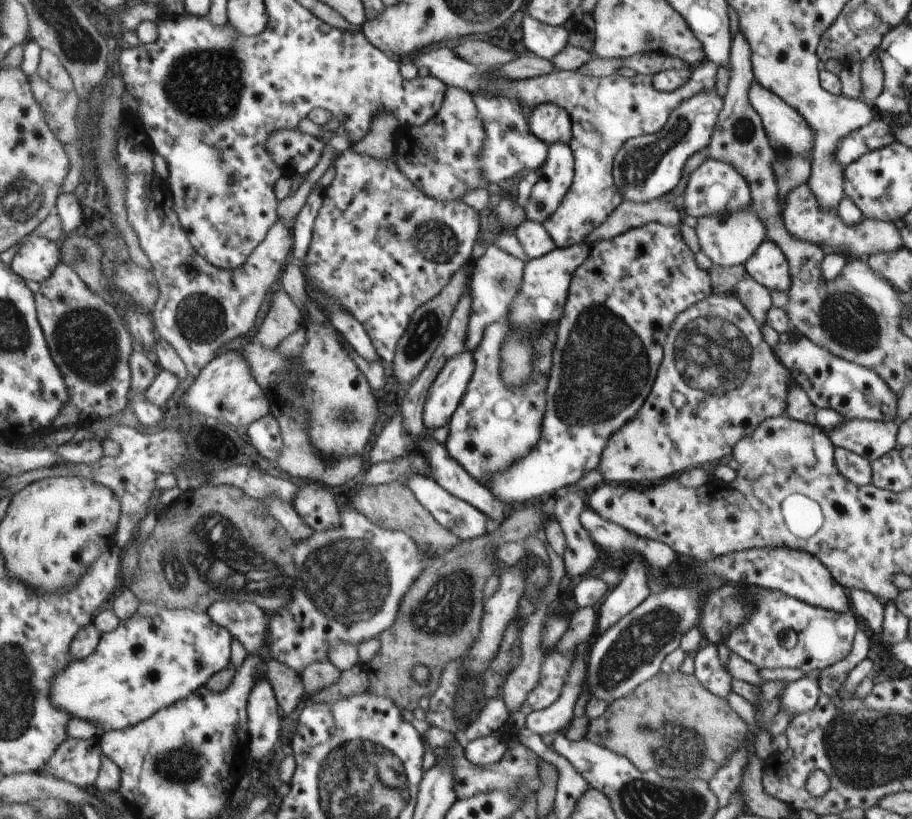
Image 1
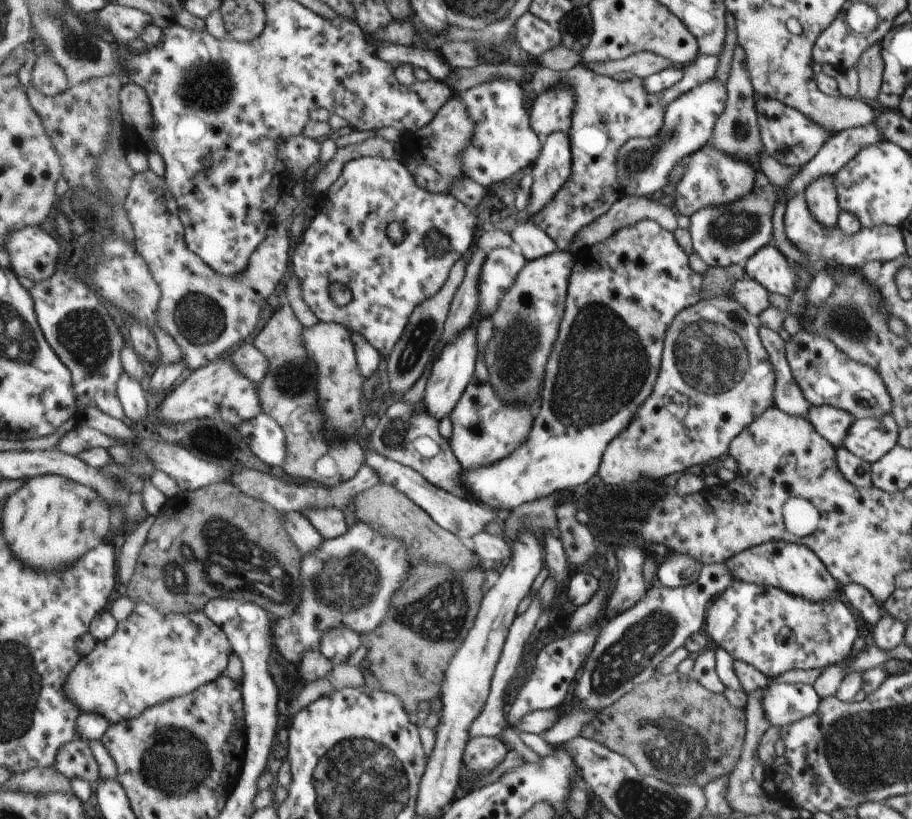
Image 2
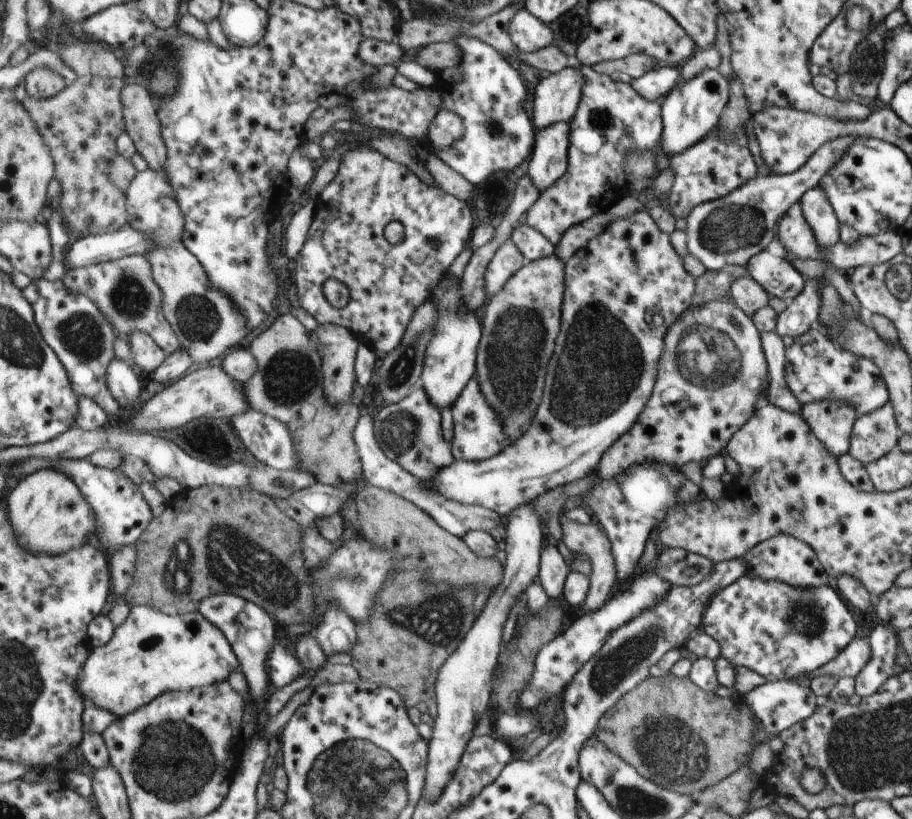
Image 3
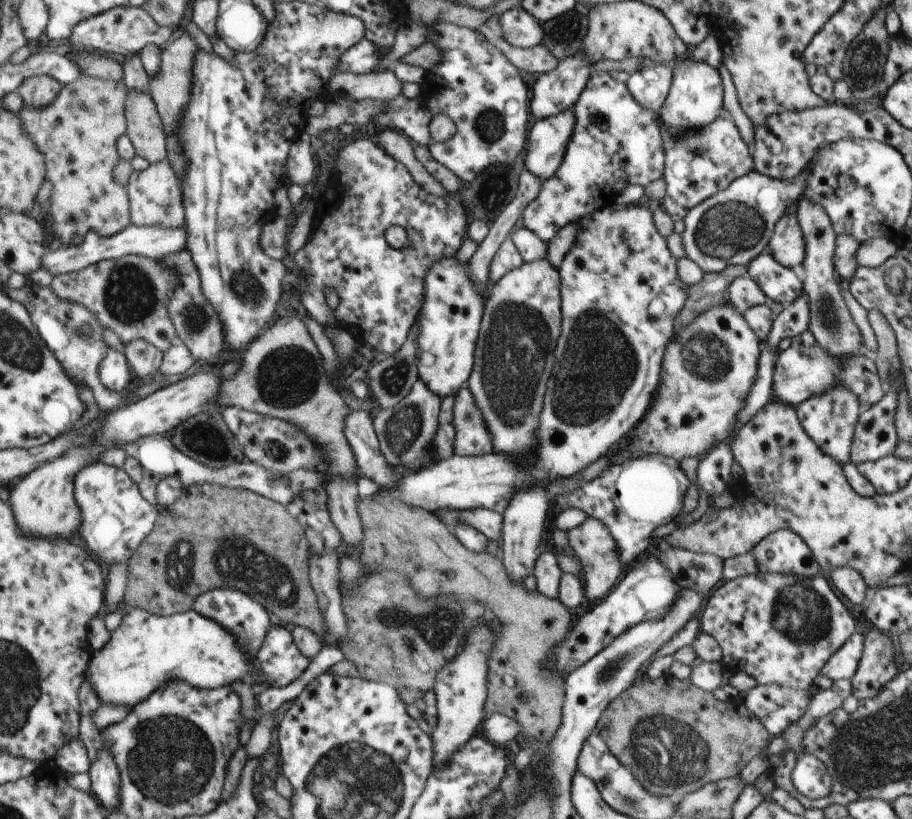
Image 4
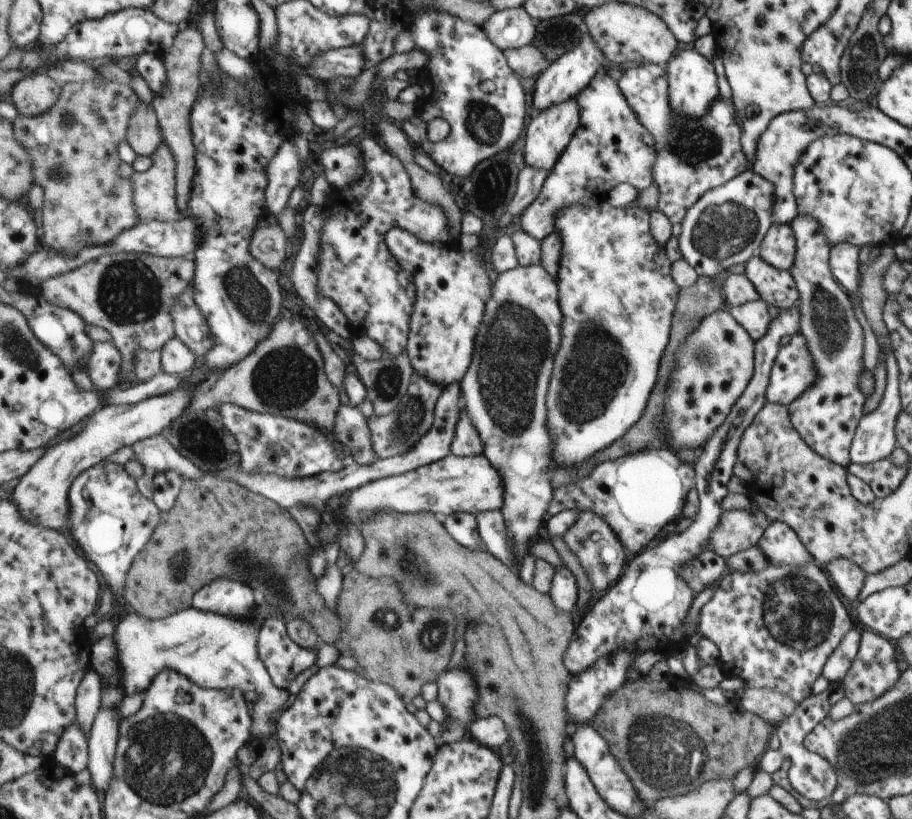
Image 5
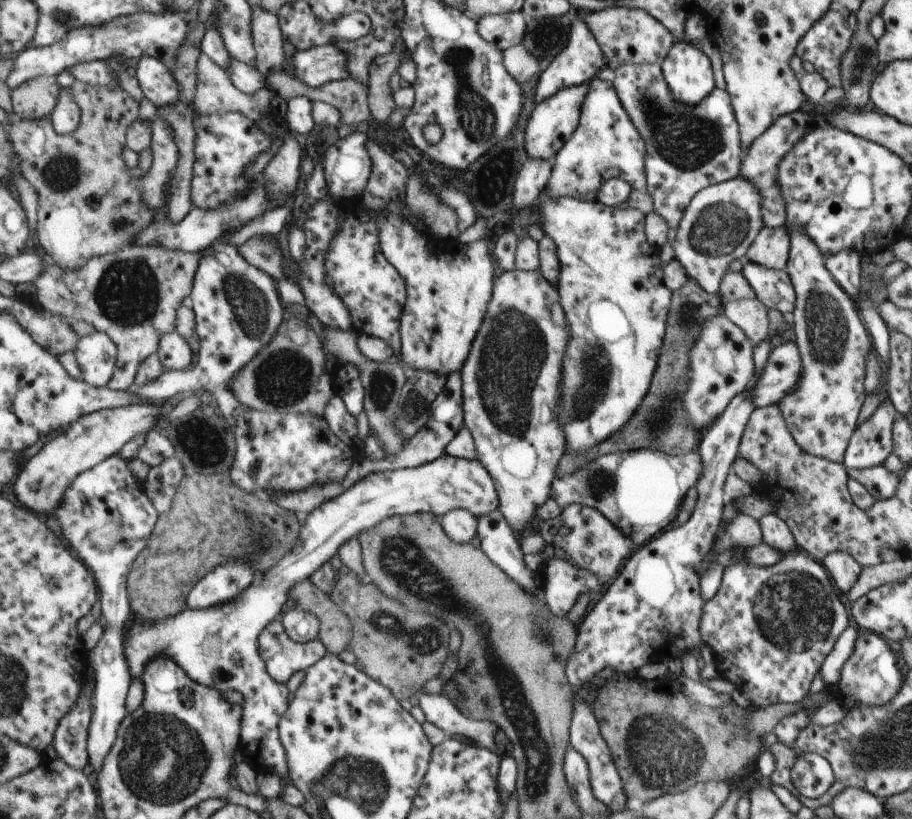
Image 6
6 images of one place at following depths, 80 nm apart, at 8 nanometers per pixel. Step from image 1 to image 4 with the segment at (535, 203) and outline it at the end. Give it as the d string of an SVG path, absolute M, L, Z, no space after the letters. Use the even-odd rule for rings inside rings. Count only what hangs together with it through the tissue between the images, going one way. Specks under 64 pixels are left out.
M573 109L535 121L531 130L528 130L530 138L525 154L526 170L542 182L553 177L562 164L573 130Z

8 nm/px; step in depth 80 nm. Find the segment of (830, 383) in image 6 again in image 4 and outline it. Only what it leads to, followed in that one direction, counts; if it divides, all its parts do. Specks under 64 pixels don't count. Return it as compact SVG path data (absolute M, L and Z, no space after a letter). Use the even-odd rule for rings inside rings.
M807 197L799 198L795 211L806 242L806 256L801 265L805 270L805 280L803 280L802 286L803 293L808 298L809 332L814 336L817 344L830 355L843 358L853 353L859 353L861 336L839 294L839 288L835 282L835 270L831 264L833 248L836 248L833 244L836 232L832 229L832 222L827 216L826 210ZM837 385L821 395L813 395L800 402L794 410L806 434L812 438L823 454L829 455L840 464L850 460L850 445L853 444L855 420L860 410L857 397L842 385Z

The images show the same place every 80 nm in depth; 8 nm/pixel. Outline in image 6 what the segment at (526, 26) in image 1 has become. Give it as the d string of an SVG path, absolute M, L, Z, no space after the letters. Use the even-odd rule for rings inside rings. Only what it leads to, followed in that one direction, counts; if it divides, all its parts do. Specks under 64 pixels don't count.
M519 11L490 14L479 18L478 29L487 42L497 45L502 51L521 46L526 34L526 18Z

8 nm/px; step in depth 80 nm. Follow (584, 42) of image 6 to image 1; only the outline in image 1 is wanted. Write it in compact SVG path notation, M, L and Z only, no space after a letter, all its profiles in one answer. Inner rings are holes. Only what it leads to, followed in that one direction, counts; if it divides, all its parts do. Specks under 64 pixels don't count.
M555 102L537 104L531 111L531 134L547 145L561 142L569 145L571 139L570 121L565 108L560 108Z

